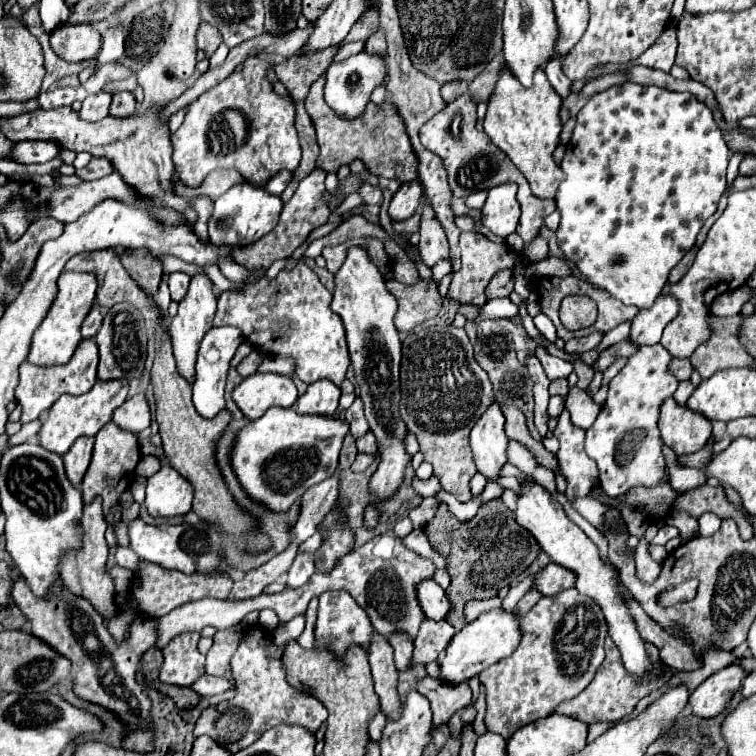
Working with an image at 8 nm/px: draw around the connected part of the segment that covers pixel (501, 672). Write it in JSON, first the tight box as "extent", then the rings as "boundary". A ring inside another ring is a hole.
{"extent":[479,587,607,739],"boundary":[[[575,587],[561,591],[559,595],[553,597],[541,597],[541,601],[537,601],[537,605],[533,605],[523,615],[521,629],[523,629],[523,639],[515,649],[515,653],[509,659],[501,659],[499,663],[495,663],[495,667],[489,667],[487,671],[483,671],[483,675],[479,675],[481,683],[487,689],[485,725],[489,731],[499,733],[503,739],[507,739],[515,729],[551,715],[561,701],[581,693],[605,659],[603,639],[607,635],[607,621],[603,619],[603,611],[593,599],[589,597],[583,599],[579,591],[575,591]],[[579,605],[583,605],[585,611],[593,611],[593,627],[597,627],[597,645],[593,647],[593,657],[589,661],[587,671],[581,675],[567,675],[559,661],[559,653],[555,649],[555,633],[559,631],[565,613]]]}

